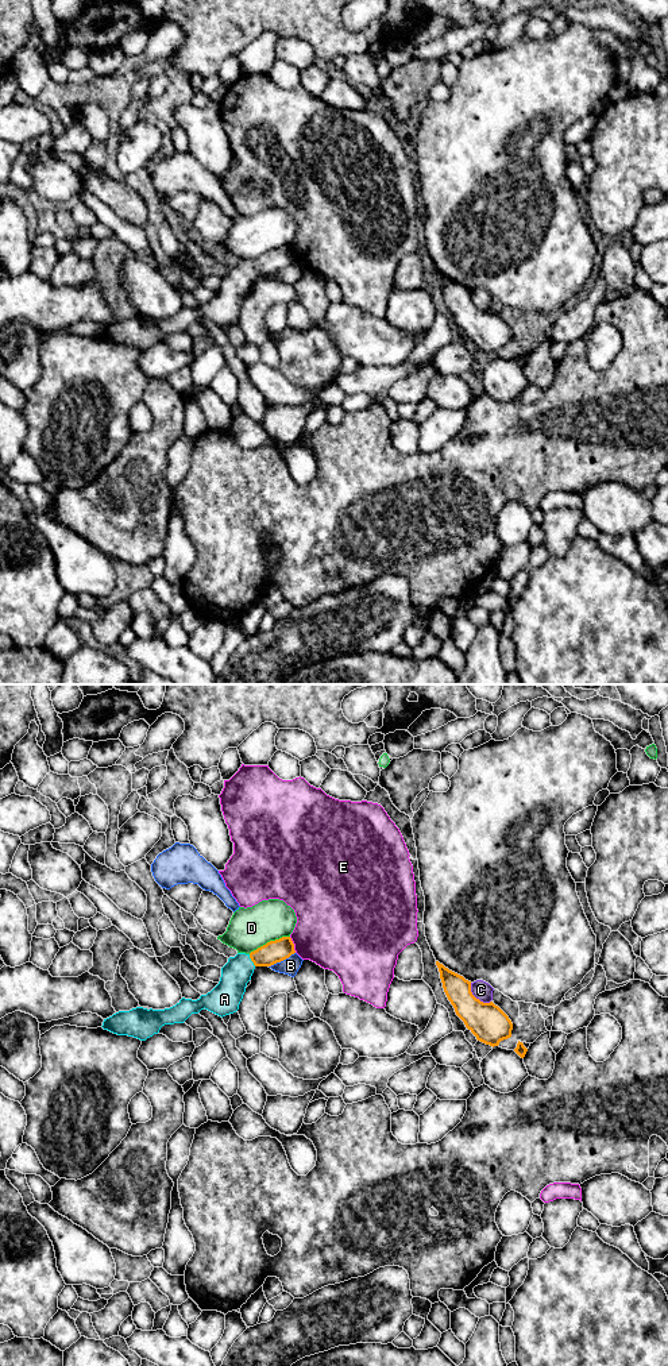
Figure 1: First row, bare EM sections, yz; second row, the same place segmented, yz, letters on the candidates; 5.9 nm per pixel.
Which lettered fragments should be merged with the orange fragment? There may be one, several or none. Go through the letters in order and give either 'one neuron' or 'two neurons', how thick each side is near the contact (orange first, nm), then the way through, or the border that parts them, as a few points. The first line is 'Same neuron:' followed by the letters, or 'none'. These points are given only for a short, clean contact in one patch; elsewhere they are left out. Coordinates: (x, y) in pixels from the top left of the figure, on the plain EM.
Same neuron: A
A: one neuron | 140/170 nm | across yz (273, 261), (251, 269), (235, 284)
B: two neurons | 140/100 nm | along yz (294, 261), (269, 276)
C: two neurons | 220/110 nm
D: two neurons | 140/240 nm
E: two neurons | 140/440 nm

